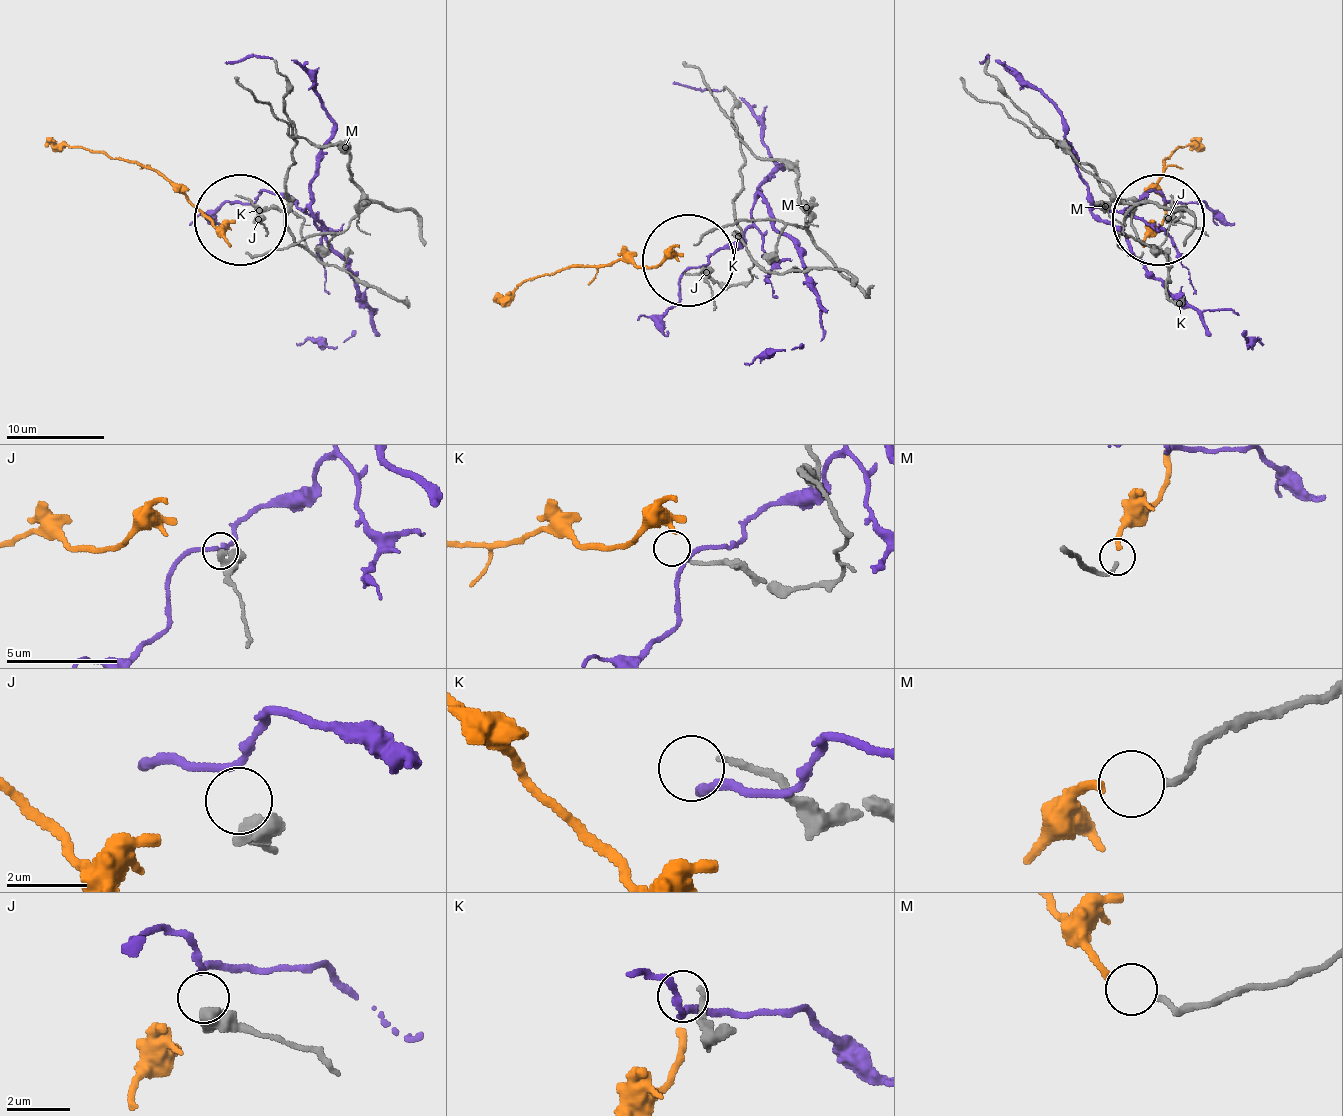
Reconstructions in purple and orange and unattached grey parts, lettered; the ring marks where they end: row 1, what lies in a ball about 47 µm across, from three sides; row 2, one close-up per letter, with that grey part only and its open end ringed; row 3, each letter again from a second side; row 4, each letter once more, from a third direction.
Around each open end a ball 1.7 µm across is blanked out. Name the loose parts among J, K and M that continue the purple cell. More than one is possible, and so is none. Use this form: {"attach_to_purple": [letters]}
{"attach_to_purple": ["J"]}

